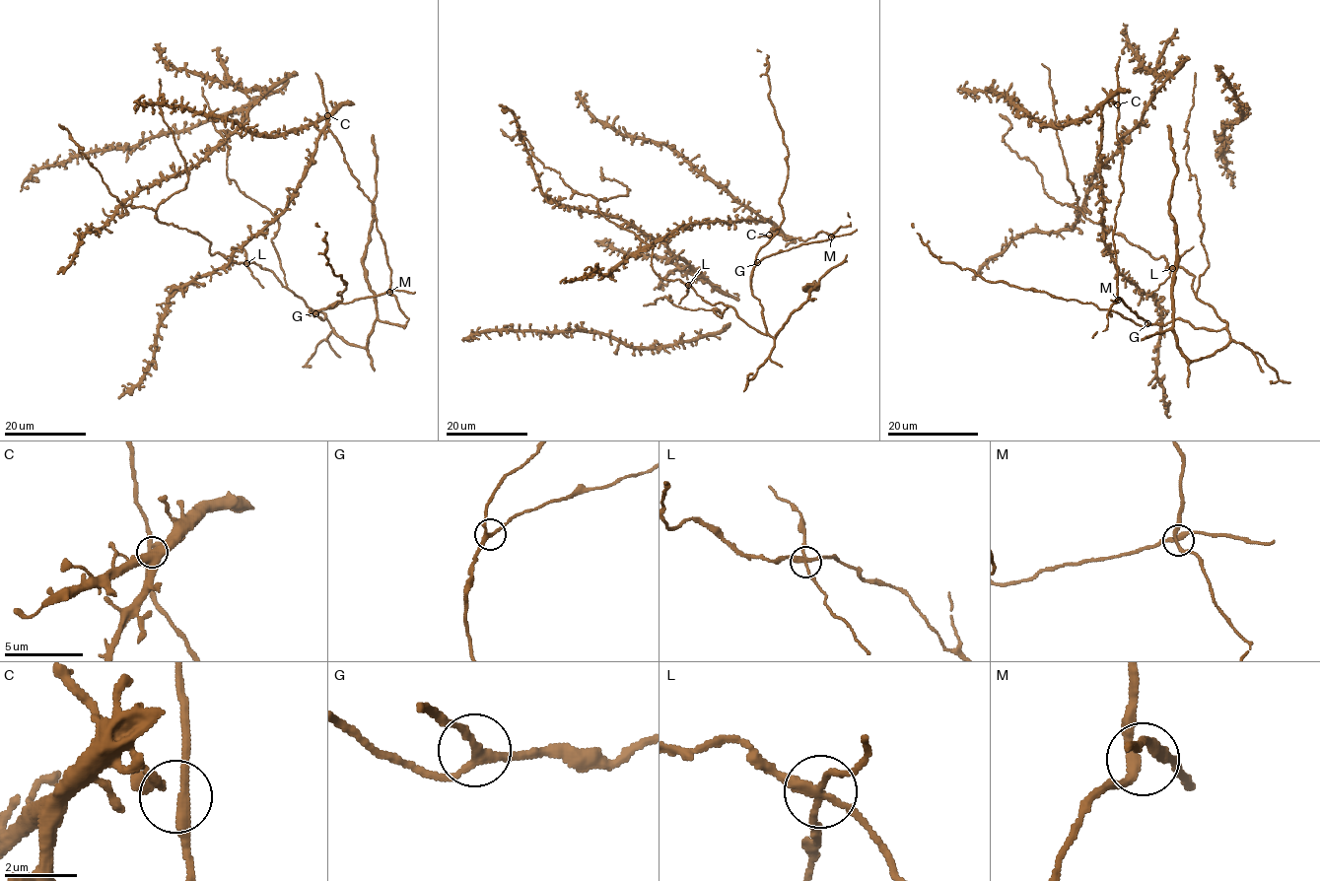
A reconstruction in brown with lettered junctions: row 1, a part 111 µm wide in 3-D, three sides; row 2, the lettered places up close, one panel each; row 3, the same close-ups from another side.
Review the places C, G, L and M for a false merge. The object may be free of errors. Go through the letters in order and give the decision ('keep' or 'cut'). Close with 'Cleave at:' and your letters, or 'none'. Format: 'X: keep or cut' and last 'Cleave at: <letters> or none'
C: keep
G: keep
L: cut
M: keep
Cleave at: L

